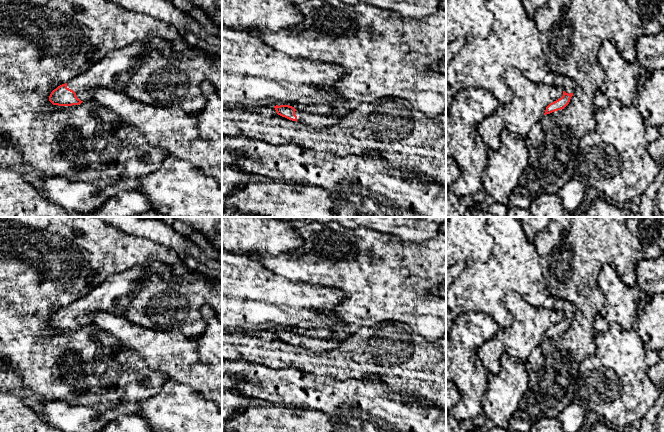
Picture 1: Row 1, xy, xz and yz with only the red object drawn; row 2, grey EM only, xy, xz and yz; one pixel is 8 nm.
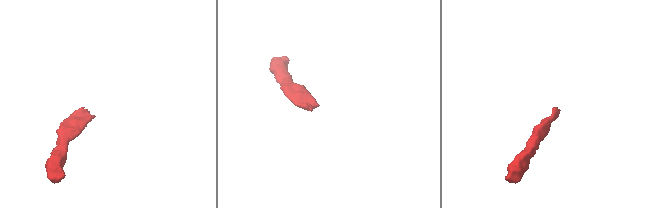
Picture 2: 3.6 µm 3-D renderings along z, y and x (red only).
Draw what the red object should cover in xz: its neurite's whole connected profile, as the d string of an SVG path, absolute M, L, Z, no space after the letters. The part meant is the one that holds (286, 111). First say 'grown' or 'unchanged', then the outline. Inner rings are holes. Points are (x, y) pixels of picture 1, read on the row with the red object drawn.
grown; M339 101L333 105L334 114L331 116L319 115L312 112L296 110L289 105L274 106L278 115L289 120L303 123L314 128L331 127L337 124L344 116L350 113L356 107L355 103L350 101Z

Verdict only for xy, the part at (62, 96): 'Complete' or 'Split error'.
Split error

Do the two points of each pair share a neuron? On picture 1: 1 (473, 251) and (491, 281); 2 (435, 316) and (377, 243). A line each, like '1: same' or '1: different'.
1: different
2: same

